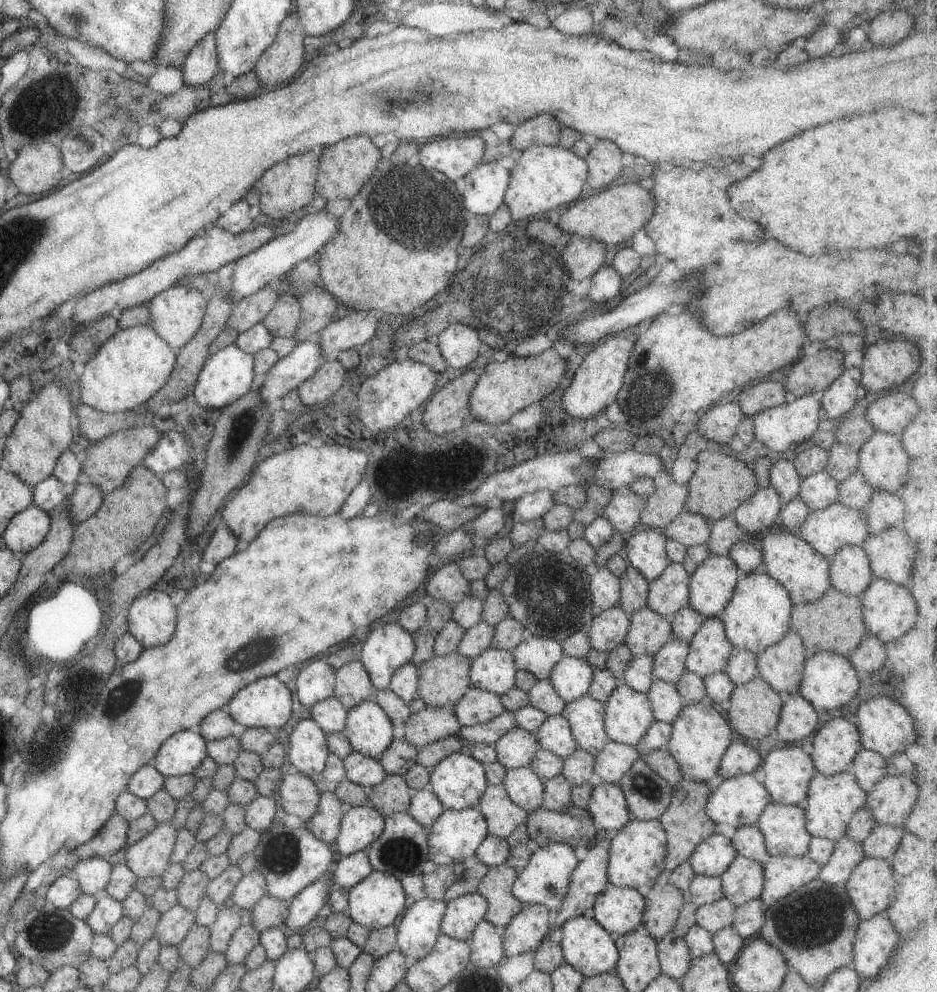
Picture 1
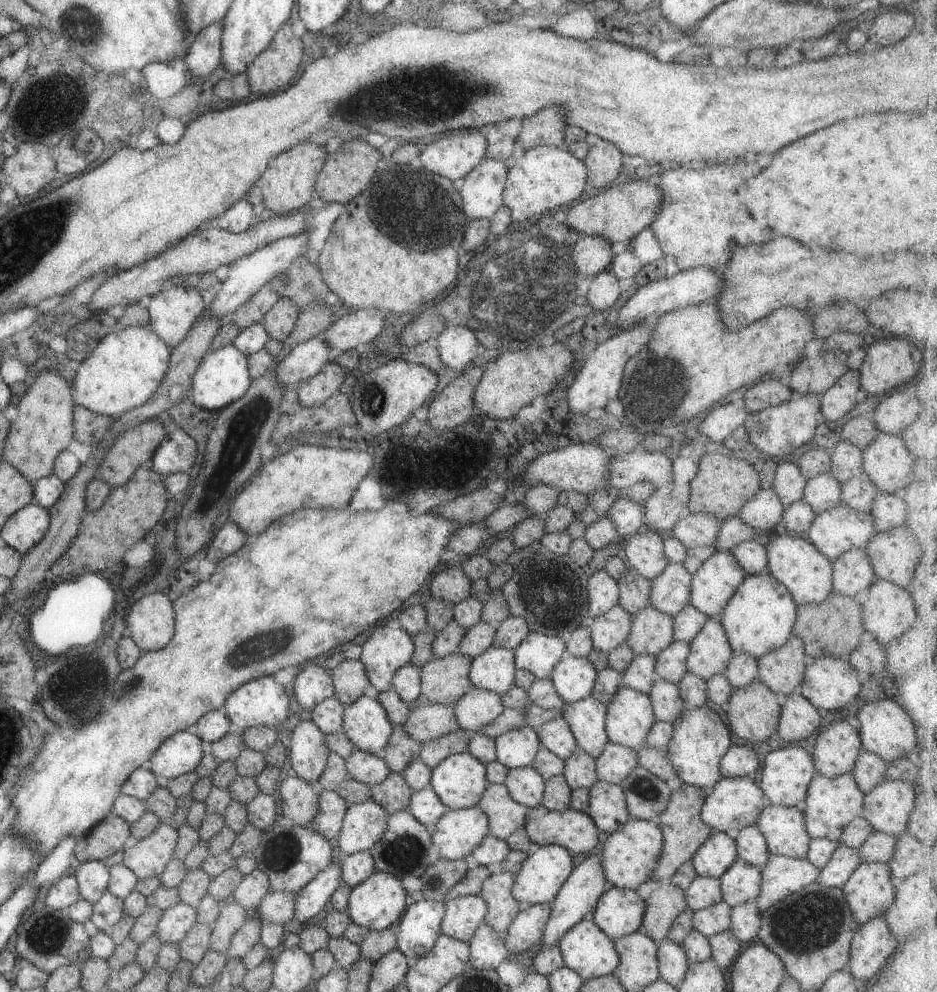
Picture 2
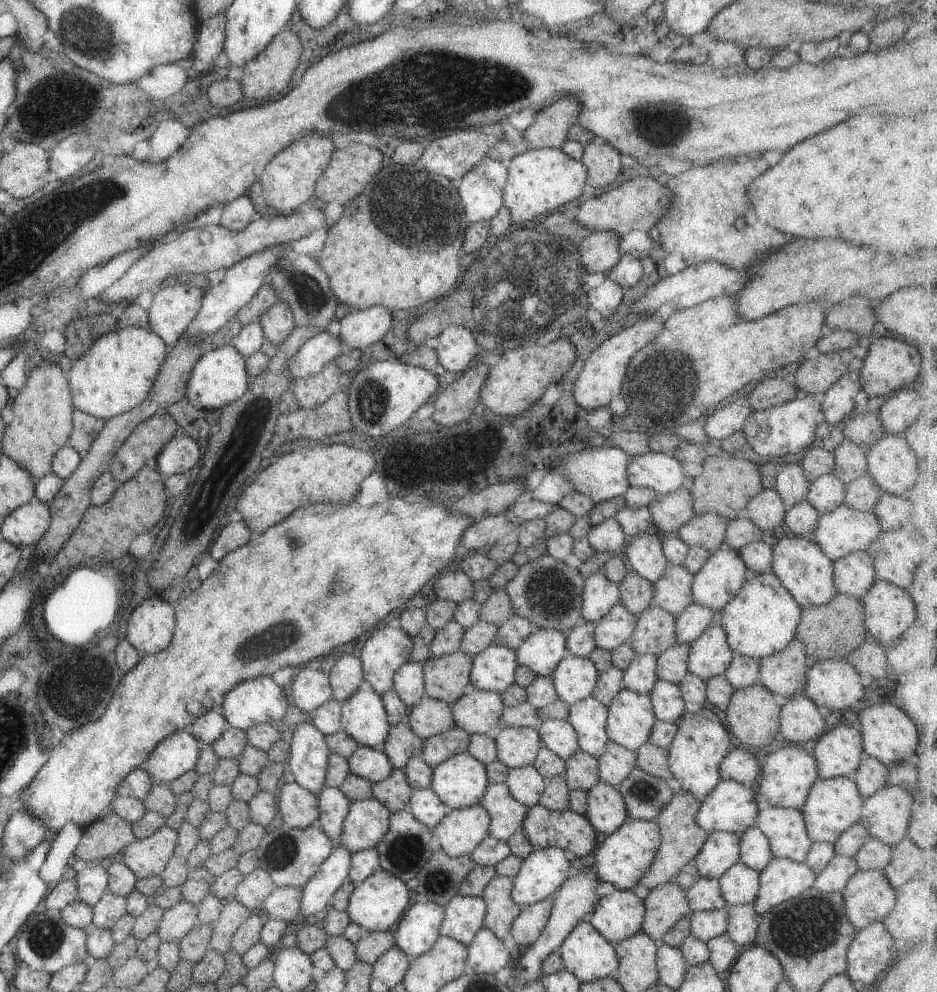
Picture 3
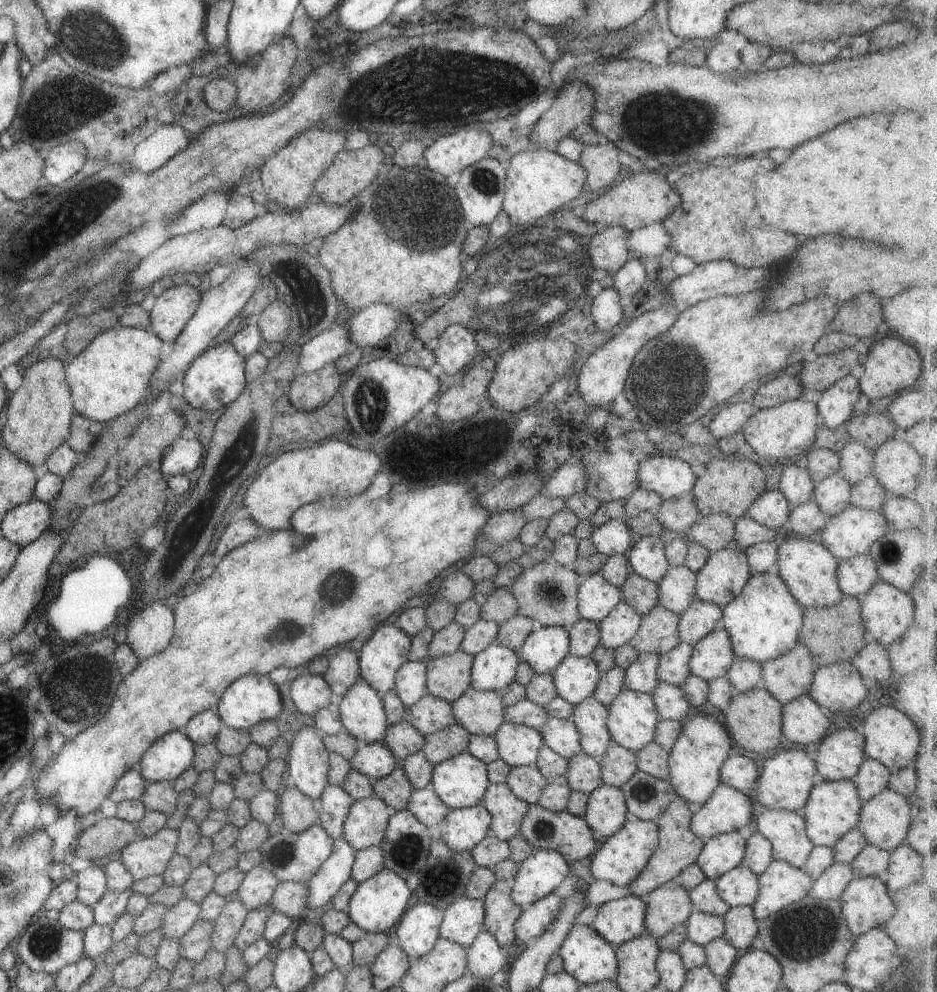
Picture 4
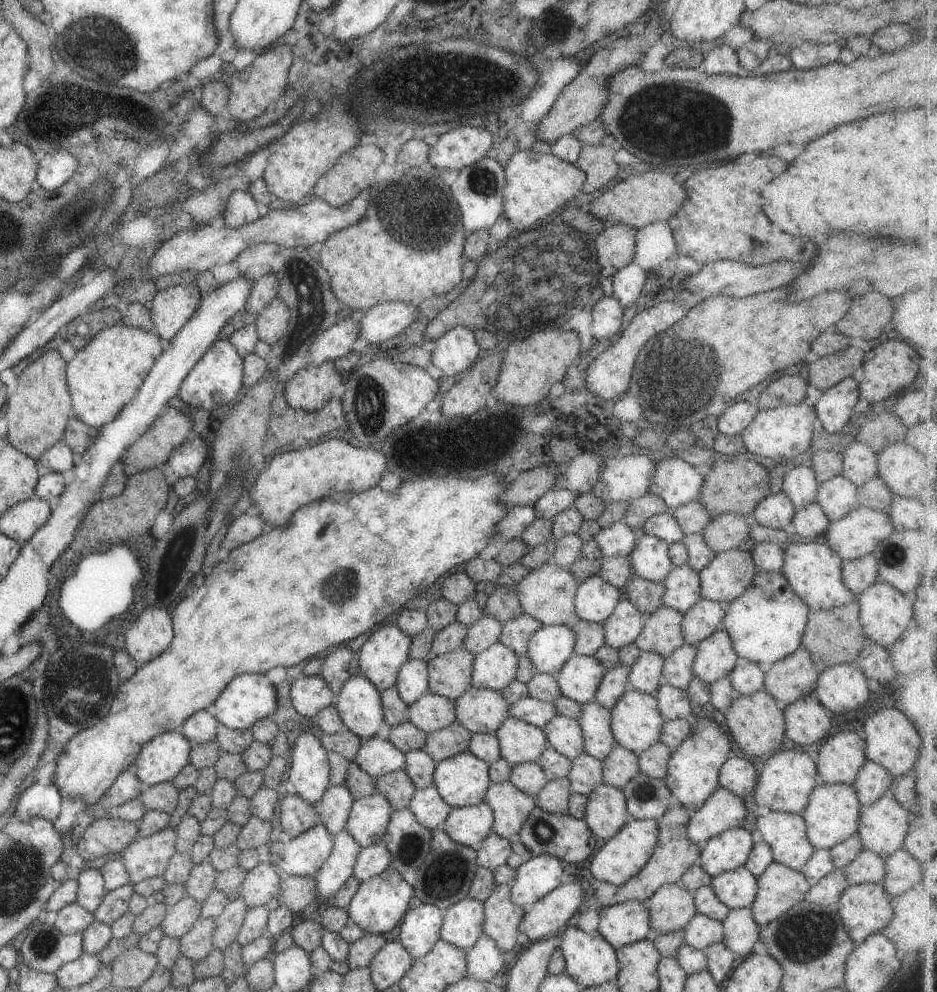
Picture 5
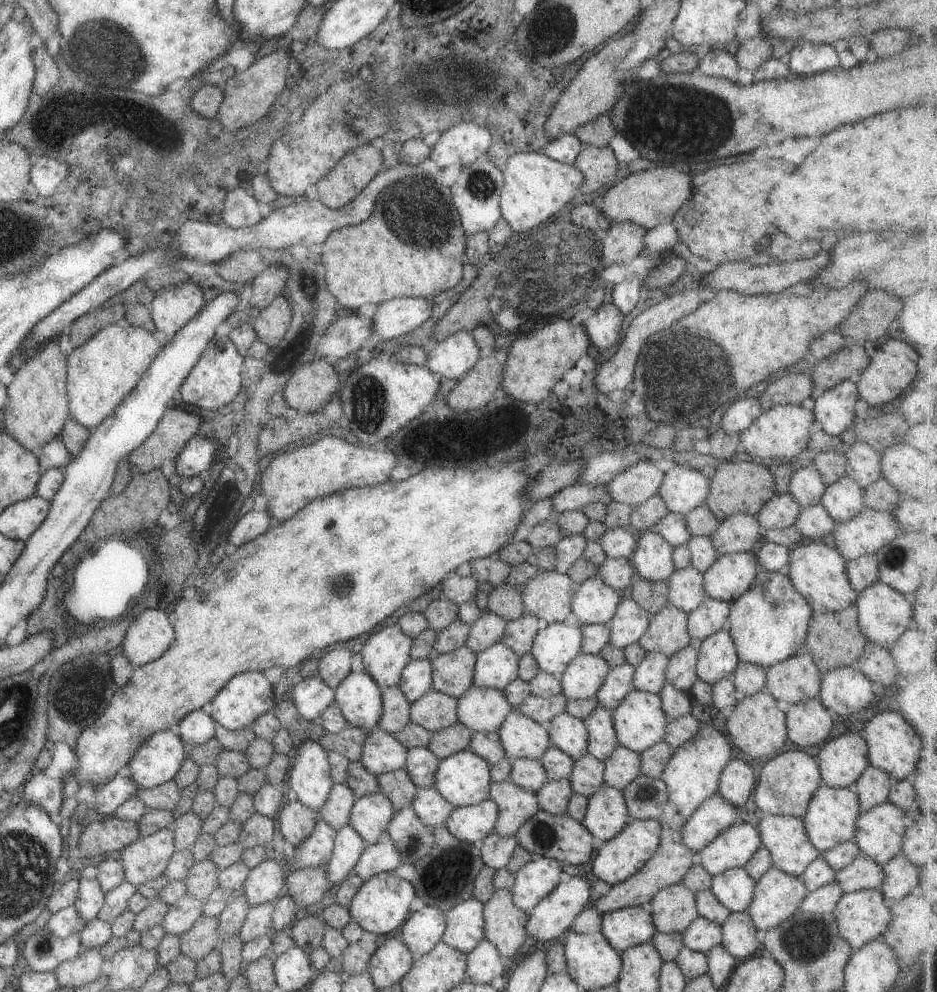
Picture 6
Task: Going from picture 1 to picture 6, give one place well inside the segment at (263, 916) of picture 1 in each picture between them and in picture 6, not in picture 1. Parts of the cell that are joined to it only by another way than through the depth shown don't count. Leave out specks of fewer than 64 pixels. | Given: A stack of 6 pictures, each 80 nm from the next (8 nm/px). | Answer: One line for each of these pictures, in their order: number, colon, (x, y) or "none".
2: (274, 907)
3: (283, 903)
4: (289, 897)
5: (296, 892)
6: (306, 886)

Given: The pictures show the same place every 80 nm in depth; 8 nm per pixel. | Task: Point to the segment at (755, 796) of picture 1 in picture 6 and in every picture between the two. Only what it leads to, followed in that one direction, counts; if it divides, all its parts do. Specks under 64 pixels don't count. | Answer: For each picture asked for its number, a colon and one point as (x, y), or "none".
2: (736, 802)
3: (729, 806)
4: (726, 809)
5: (721, 811)
6: (711, 817)

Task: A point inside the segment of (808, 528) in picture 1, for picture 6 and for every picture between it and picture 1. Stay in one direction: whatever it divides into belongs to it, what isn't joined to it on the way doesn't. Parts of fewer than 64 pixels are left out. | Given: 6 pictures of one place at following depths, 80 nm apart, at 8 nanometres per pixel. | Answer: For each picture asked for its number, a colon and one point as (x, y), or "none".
2: (841, 528)
3: (844, 530)
4: (851, 532)
5: (856, 534)
6: (864, 534)

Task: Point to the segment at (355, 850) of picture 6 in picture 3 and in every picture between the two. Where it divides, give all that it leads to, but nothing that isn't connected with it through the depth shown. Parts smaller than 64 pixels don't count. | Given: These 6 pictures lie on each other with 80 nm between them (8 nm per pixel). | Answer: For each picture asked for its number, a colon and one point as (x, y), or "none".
3: (315, 894)
4: (335, 870)
5: (336, 869)

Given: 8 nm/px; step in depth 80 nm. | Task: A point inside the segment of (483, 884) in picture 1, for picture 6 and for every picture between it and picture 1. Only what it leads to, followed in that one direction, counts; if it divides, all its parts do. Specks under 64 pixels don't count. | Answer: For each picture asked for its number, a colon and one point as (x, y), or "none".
2: (501, 908)
3: (500, 910)
4: (500, 912)
5: (501, 917)
6: (504, 925)

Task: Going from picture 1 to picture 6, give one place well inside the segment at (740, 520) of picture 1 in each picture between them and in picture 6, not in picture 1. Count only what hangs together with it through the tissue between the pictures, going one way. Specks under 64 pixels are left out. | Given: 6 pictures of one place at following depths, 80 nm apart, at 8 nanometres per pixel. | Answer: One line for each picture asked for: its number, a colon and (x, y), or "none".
2: (763, 510)
3: (765, 510)
4: (770, 508)
5: (775, 511)
6: (780, 512)

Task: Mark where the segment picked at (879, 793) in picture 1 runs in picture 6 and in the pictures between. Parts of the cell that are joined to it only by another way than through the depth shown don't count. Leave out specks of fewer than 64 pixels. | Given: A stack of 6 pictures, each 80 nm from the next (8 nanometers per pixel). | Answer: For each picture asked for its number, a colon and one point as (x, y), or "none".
2: (886, 806)
3: (884, 814)
4: (883, 820)
5: (881, 827)
6: (878, 836)

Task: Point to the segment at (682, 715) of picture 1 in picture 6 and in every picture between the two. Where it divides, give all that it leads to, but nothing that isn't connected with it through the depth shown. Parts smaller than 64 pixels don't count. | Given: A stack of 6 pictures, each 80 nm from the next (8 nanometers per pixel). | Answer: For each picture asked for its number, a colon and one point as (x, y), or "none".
2: (699, 739)
3: (700, 742)
4: (693, 761)
5: (691, 776)
6: (690, 776)

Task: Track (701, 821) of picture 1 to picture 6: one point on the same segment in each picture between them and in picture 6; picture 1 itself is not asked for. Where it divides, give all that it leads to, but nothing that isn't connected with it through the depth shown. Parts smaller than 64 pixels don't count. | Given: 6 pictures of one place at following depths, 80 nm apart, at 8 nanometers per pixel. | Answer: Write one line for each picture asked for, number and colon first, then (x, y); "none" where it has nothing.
2: (683, 832)
3: (680, 838)
4: (677, 847)
5: (673, 855)
6: (670, 860)

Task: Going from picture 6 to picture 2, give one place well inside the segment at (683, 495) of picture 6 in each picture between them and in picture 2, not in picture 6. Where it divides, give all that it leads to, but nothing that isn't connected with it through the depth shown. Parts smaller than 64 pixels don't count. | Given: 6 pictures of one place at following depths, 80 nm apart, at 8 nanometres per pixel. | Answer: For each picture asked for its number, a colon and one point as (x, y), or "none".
2: (624, 469)
3: (660, 472)
4: (668, 477)
5: (674, 481)

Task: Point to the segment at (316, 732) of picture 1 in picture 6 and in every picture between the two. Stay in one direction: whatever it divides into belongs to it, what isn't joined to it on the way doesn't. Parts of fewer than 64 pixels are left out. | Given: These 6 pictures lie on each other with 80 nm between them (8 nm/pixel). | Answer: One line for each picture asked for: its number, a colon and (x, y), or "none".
2: (307, 754)
3: (307, 757)
4: (307, 764)
5: (308, 770)
6: (309, 780)

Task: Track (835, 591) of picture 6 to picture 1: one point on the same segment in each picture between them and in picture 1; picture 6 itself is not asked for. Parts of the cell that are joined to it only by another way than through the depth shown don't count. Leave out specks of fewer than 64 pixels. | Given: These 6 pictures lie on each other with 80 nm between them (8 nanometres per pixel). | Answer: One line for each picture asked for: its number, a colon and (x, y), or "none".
1: (790, 561)
2: (795, 563)
3: (799, 564)
4: (808, 570)
5: (813, 571)

